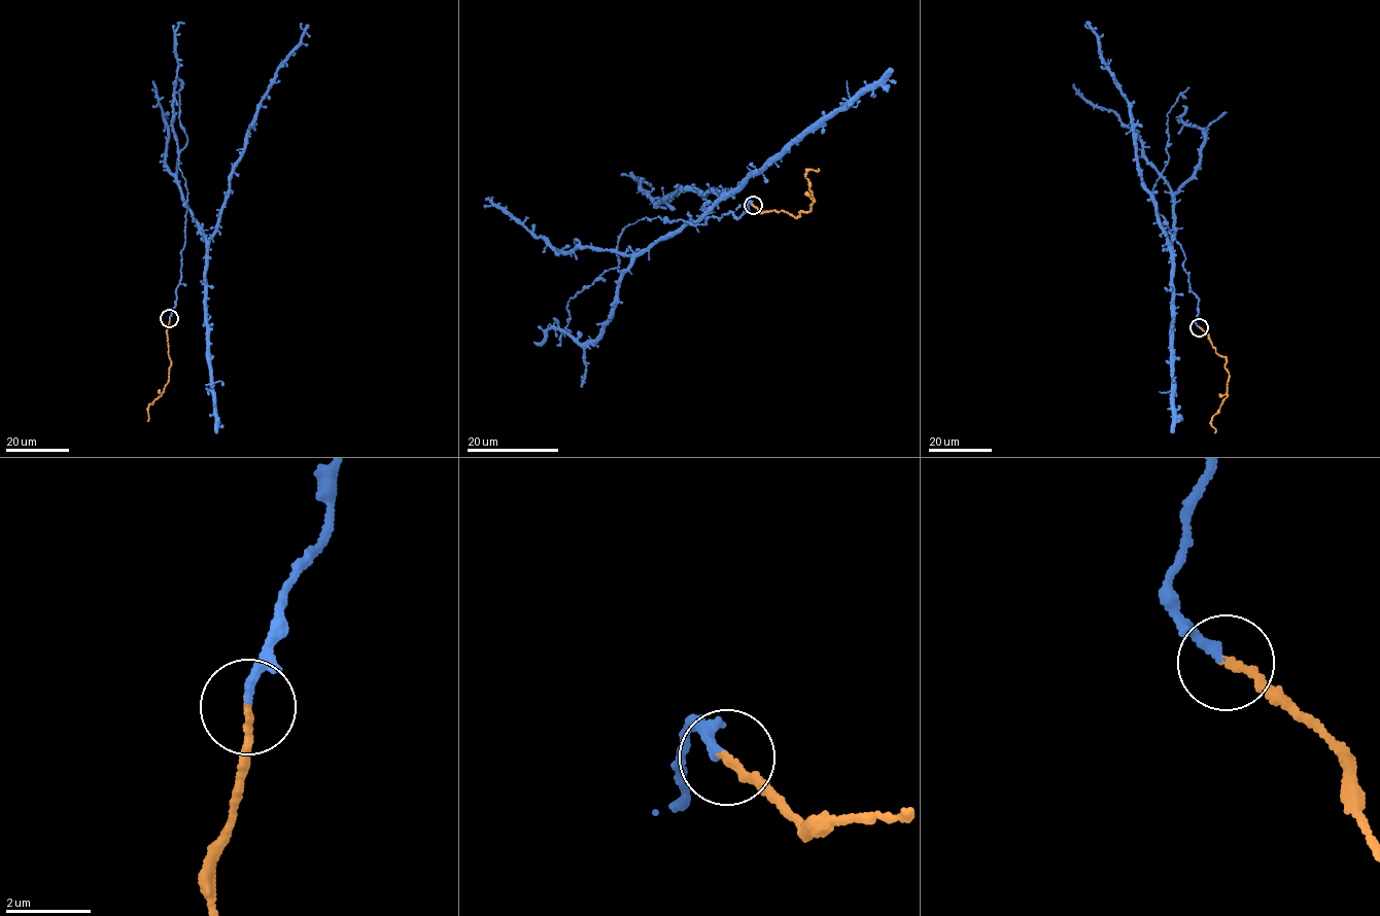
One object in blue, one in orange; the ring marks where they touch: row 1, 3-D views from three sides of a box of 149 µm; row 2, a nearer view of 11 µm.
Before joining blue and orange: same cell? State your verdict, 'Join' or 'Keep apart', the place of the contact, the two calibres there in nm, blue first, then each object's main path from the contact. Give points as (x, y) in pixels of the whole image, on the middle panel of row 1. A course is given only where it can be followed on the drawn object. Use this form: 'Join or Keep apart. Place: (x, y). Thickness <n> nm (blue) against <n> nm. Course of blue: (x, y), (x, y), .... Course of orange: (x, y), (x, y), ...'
Join. Place: (753, 205). Thickness 200 nm (blue) against 170 nm. Course of blue: (753, 205), (694, 225), (645, 217), (622, 230), (628, 254), (722, 196), (655, 206), (621, 174). Course of orange: (753, 205), (761, 212), (783, 210), (796, 217), (803, 210), (808, 212), (815, 201), (806, 171), (818, 168)

